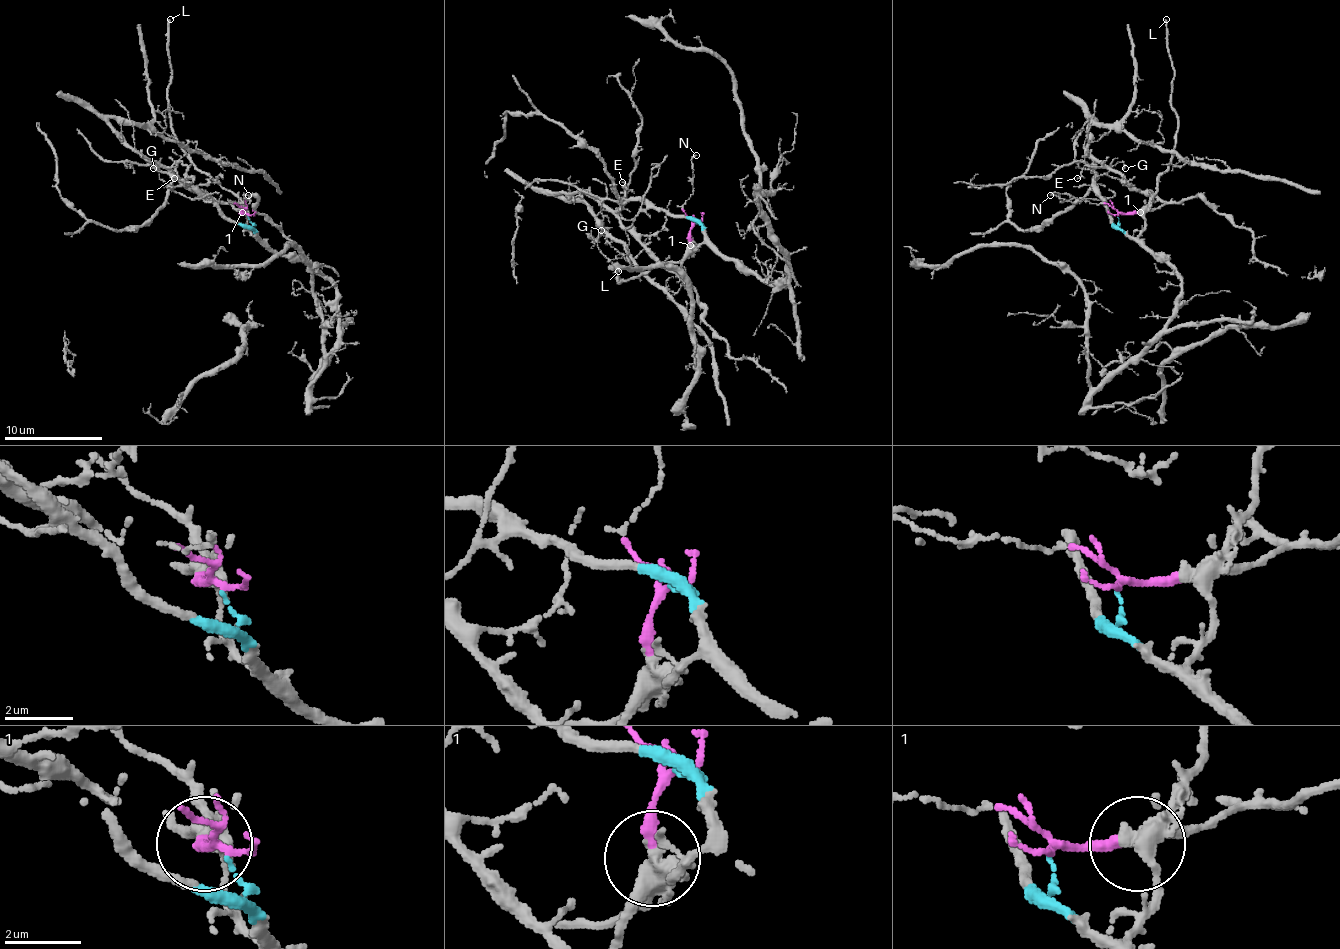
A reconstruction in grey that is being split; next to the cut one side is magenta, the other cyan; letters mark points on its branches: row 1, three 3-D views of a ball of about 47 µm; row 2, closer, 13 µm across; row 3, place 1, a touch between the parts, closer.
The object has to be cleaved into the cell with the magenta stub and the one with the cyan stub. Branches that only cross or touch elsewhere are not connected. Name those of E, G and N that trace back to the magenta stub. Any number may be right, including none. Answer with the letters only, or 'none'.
E, N

